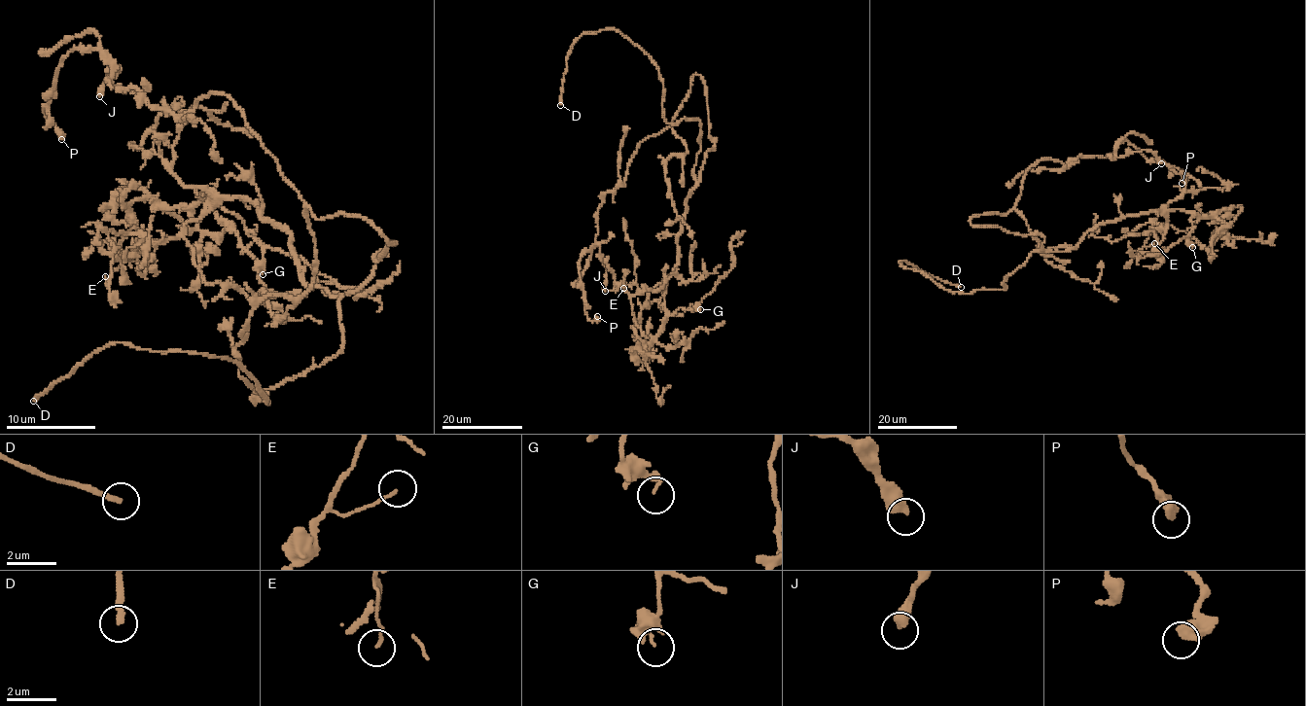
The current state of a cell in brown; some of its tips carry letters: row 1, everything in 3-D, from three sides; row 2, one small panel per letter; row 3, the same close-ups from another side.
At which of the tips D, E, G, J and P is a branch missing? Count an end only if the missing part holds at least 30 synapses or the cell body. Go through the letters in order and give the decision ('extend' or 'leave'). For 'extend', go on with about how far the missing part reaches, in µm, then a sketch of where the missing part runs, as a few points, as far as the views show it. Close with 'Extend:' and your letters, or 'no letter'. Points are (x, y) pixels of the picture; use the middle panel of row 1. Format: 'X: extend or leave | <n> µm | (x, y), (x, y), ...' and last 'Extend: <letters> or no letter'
D: extend | 60 µm | (560, 105), (558, 130), (541, 159), (536, 191), (518, 209), (494, 211), (489, 238)
E: leave
G: leave
J: leave
P: leave
Extend: D

